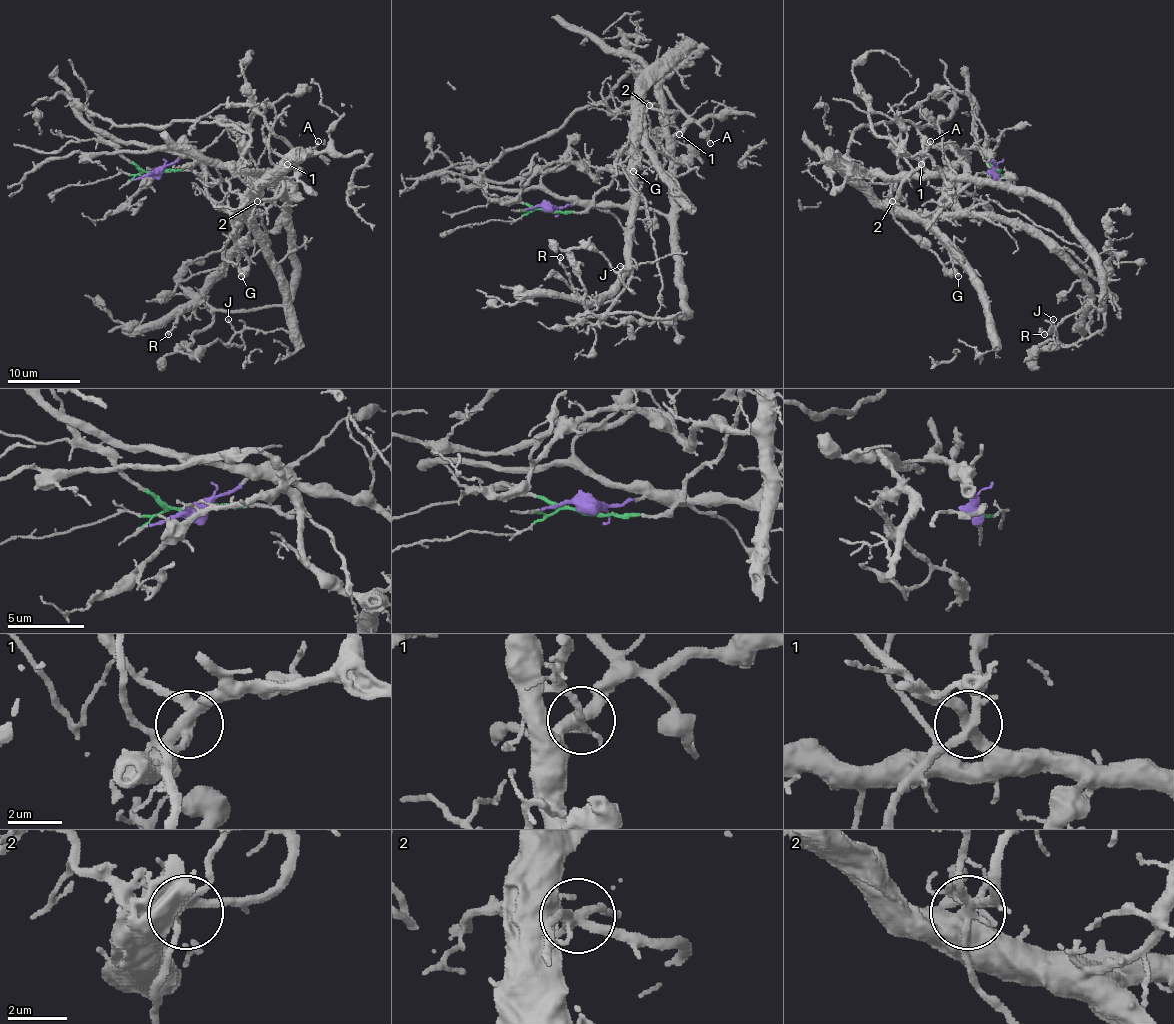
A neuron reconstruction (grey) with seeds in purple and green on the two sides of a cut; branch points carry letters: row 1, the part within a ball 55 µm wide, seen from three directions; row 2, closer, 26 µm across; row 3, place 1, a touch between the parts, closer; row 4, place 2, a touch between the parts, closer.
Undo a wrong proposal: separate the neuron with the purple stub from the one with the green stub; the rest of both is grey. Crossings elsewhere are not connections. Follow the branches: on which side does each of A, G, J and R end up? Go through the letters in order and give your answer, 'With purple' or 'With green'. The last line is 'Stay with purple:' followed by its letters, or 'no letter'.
A: With purple
G: With purple
J: With purple
R: With green
Stay with purple: A, G, J

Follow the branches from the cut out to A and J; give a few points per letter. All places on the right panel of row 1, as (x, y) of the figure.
A: (997, 172), (991, 157), (1000, 183), (951, 179), (929, 172), (909, 156), (920, 154), (931, 141)
J: (997, 172), (989, 157), (1011, 190), (1044, 198), (1094, 262), (1101, 329), (1035, 351), (1059, 344), (1053, 318)

